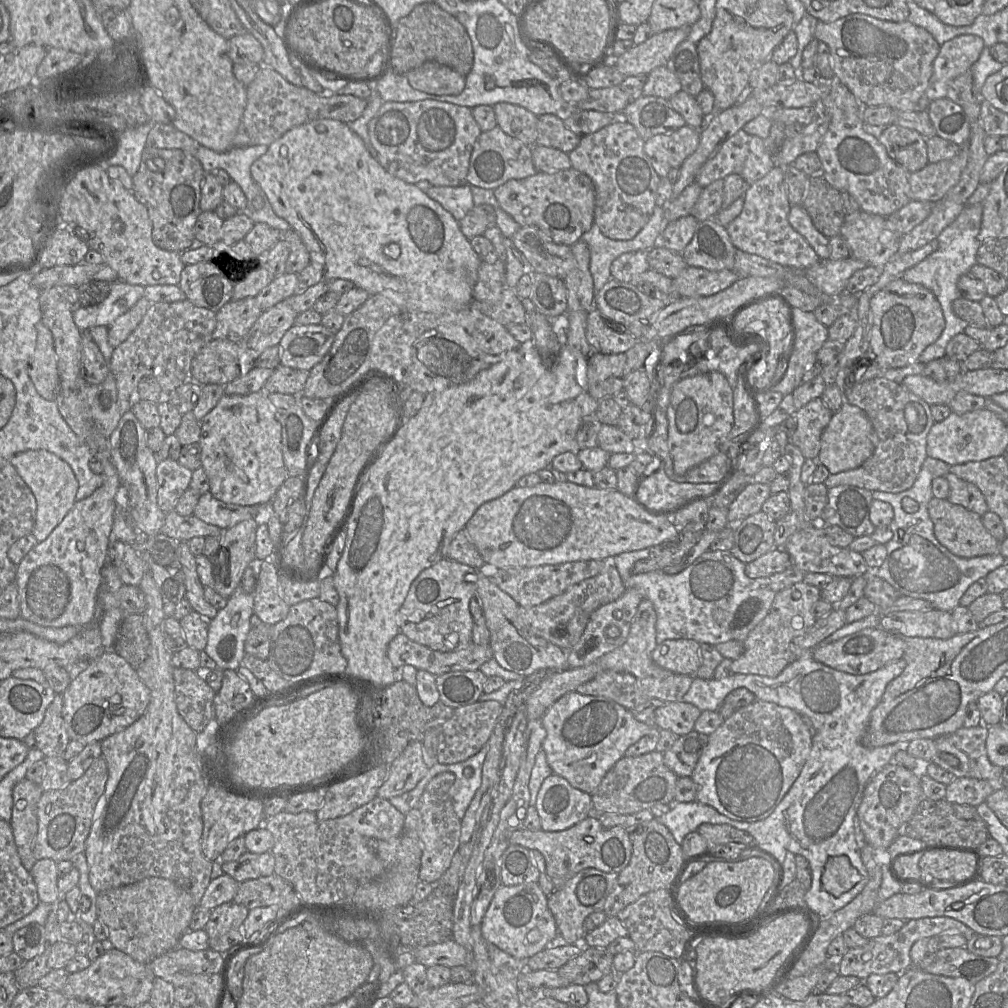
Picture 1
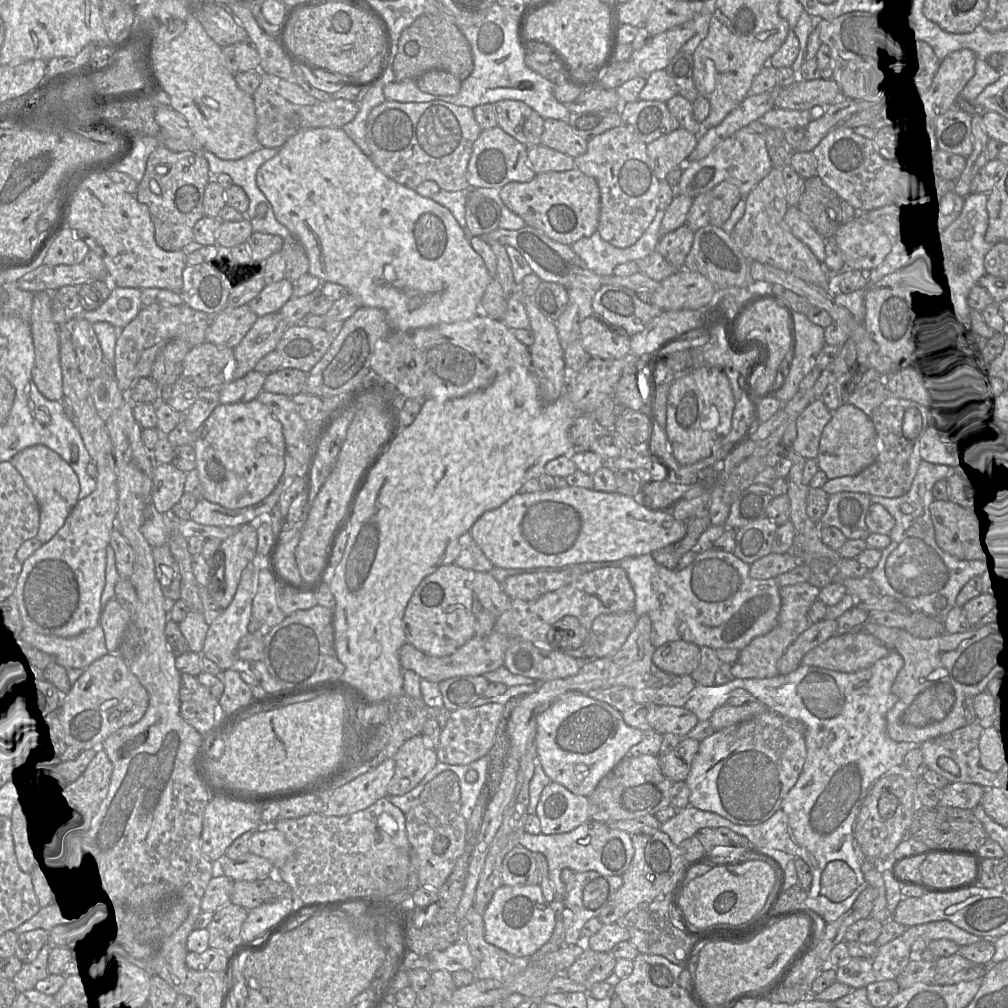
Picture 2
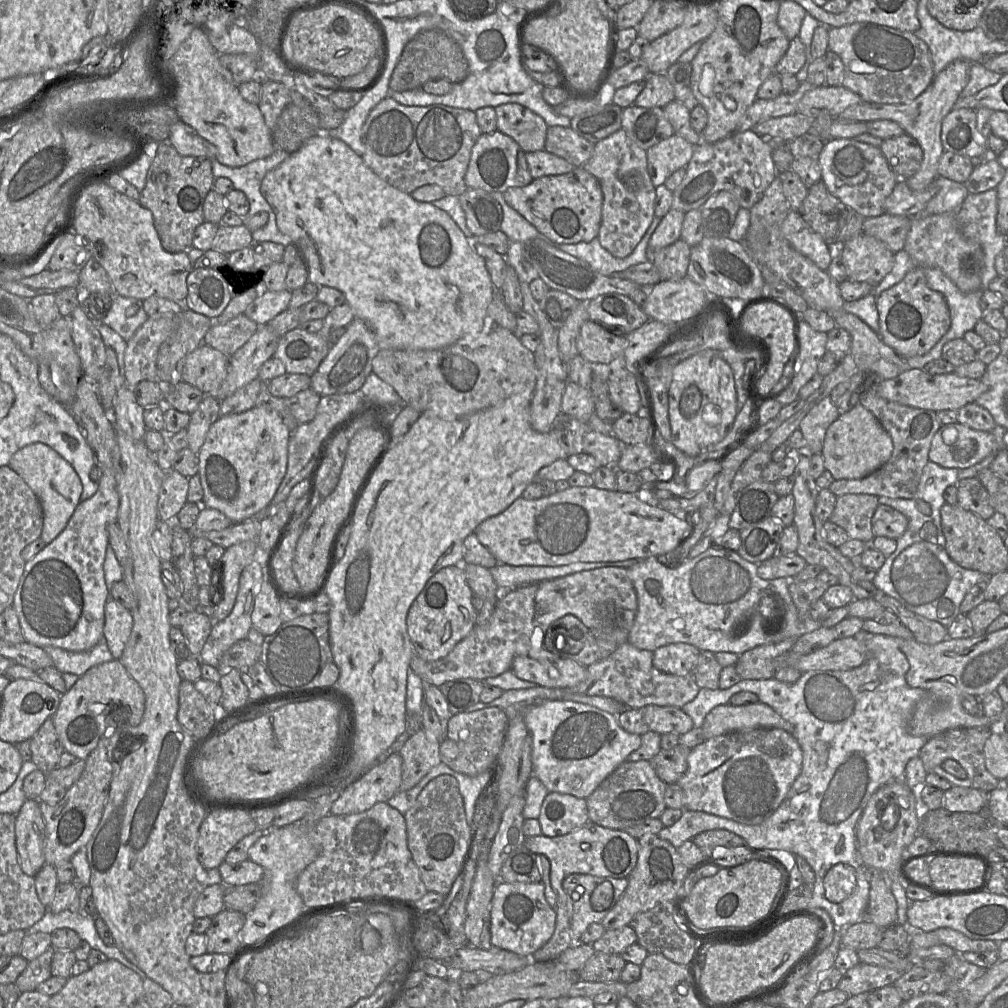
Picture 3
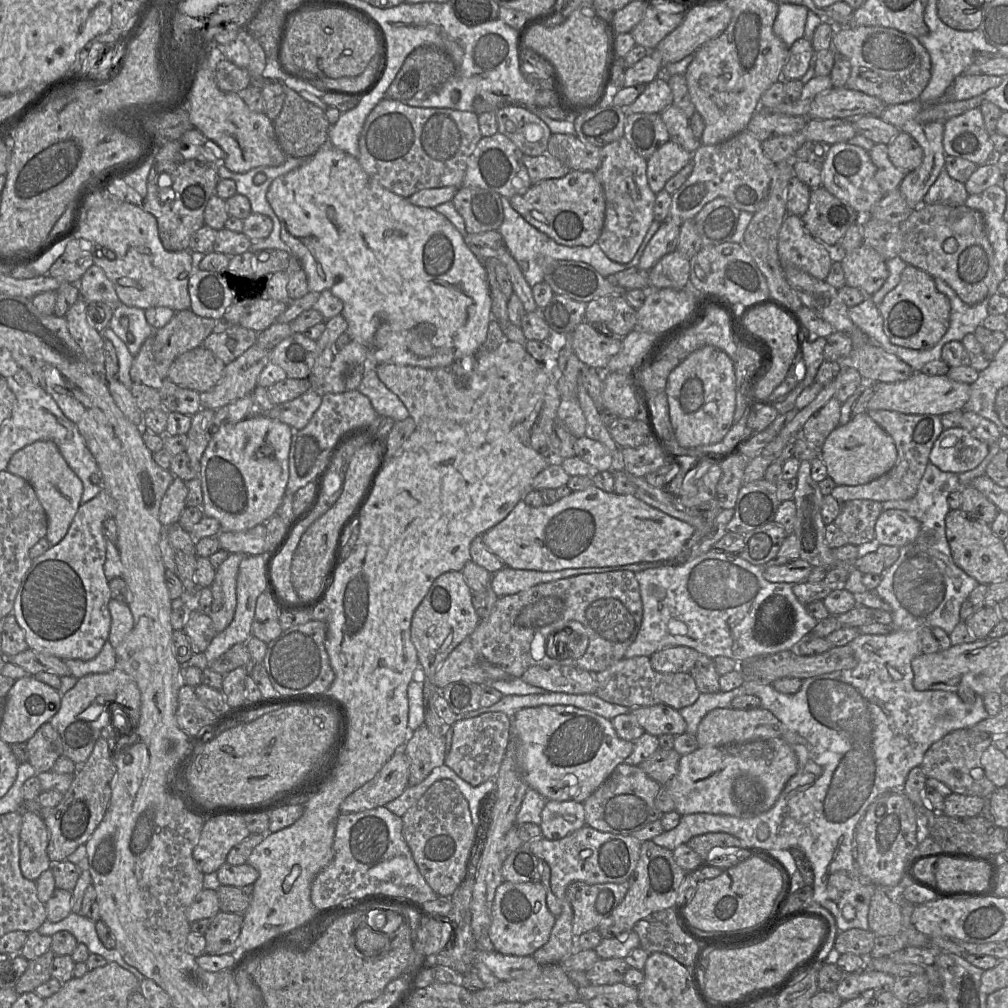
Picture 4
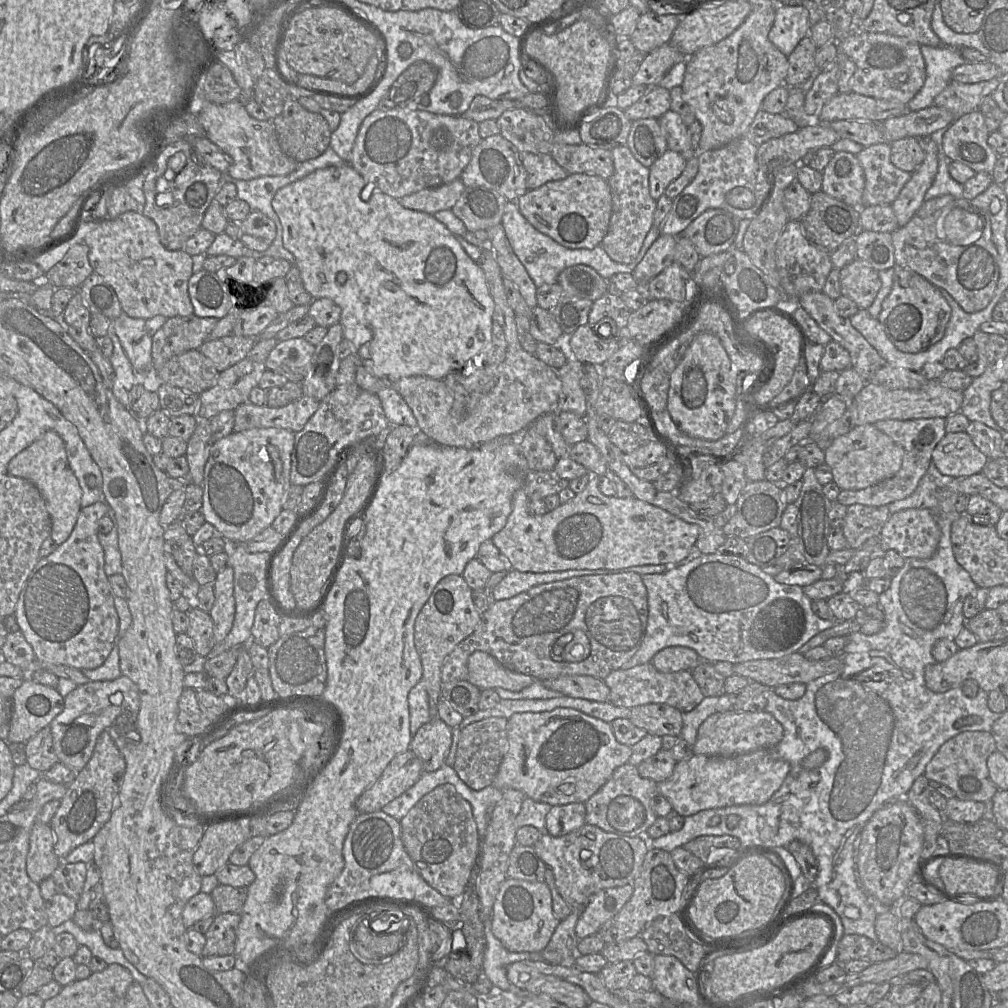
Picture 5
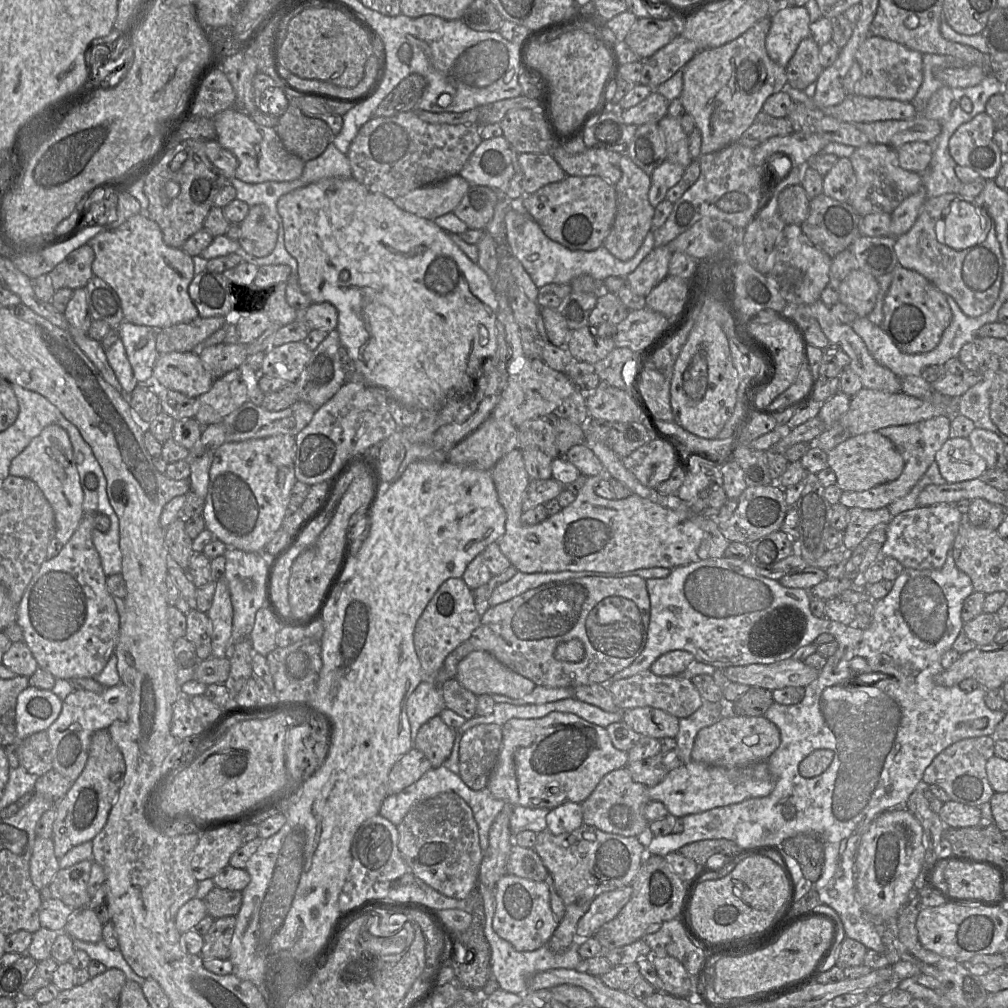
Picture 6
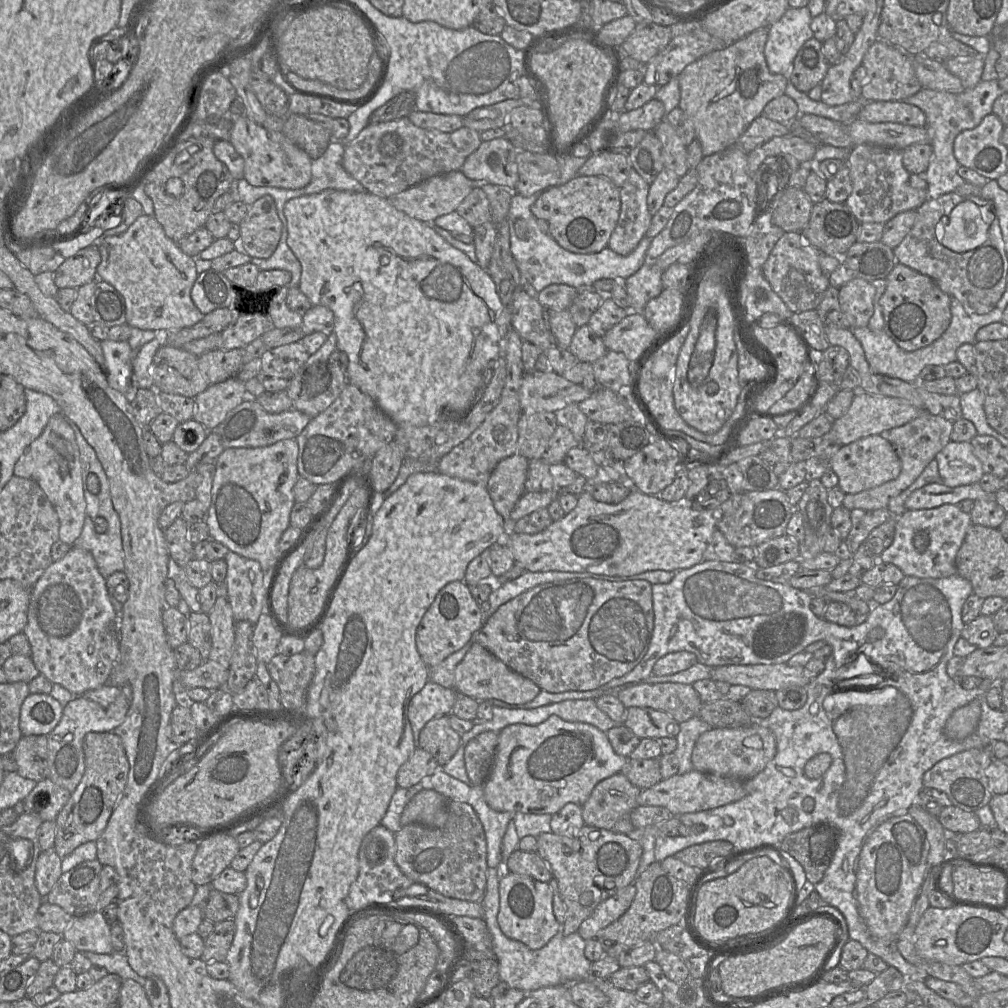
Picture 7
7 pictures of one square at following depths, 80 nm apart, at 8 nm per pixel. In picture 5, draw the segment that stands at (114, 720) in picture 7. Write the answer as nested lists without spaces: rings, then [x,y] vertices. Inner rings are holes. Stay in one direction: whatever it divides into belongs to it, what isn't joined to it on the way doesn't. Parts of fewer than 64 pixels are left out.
[[[121,675],[117,679],[111,681],[90,681],[86,684],[78,685],[73,691],[64,697],[64,708],[62,712],[49,724],[53,738],[53,749],[58,761],[77,774],[90,760],[100,733],[107,727],[113,725],[113,721],[118,716],[120,716],[120,718],[124,718],[129,723],[132,722],[130,726],[134,726],[136,730],[139,708],[140,696],[138,687],[133,681],[124,675]],[[115,693],[120,693],[122,695],[122,702],[119,705],[114,705],[110,702],[110,696]]]

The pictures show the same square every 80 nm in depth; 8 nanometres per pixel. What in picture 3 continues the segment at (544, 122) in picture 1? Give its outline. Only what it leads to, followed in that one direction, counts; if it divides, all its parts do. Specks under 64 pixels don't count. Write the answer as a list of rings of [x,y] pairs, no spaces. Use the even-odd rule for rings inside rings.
[[[548,126],[544,149],[575,167],[582,167],[592,157],[594,145],[571,127]]]

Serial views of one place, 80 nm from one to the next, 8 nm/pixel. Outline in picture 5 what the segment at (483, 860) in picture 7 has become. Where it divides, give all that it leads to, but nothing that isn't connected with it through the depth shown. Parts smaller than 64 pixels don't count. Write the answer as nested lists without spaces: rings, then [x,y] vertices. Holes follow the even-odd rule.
[[[442,784],[423,796],[400,823],[402,843],[417,872],[440,894],[458,900],[480,850],[480,837],[470,803],[452,784]]]

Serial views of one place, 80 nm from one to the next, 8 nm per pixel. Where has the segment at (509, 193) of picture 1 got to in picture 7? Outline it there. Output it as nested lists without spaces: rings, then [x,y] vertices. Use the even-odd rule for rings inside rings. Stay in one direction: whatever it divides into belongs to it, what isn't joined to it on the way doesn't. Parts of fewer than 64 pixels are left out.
[[[576,176],[565,184],[541,192],[531,206],[537,219],[545,220],[550,236],[572,253],[597,253],[607,247],[620,214],[620,188],[602,176]]]

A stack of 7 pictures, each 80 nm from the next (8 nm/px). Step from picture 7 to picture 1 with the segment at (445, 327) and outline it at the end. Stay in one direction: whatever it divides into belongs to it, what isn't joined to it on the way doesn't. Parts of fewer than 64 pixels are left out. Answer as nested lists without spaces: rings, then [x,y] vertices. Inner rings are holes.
[[[318,119],[288,130],[268,146],[265,154],[251,165],[251,175],[269,199],[275,214],[286,220],[303,240],[309,254],[310,263],[321,270],[323,280],[346,279],[355,287],[364,289],[369,295],[392,290],[406,296],[405,311],[445,313],[469,308],[473,301],[473,288],[477,282],[478,270],[482,263],[470,241],[461,232],[459,222],[438,202],[432,200],[416,184],[407,183],[388,173],[367,150],[363,140],[347,123],[334,119]]]

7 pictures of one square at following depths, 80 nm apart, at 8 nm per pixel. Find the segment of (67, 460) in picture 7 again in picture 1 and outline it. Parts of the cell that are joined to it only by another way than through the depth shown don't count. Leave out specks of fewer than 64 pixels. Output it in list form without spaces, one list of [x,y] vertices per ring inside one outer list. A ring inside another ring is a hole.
[[[45,449],[20,452],[9,461],[34,494],[37,510],[32,534],[38,542],[42,542],[77,502],[78,481],[68,463]]]

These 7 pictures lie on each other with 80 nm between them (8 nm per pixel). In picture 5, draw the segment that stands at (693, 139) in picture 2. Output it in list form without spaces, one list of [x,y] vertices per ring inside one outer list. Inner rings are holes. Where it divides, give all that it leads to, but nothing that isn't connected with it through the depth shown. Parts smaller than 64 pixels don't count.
[[[667,149],[649,167],[649,190],[654,200],[658,200],[664,194],[666,187],[681,175],[686,162],[679,153]]]

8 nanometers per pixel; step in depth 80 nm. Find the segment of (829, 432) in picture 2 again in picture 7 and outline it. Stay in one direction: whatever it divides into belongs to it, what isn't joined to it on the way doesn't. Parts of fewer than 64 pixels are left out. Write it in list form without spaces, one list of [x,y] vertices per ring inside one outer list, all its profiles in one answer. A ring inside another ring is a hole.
[[[871,435],[841,446],[829,459],[830,469],[838,476],[838,487],[845,494],[856,494],[896,479],[902,464],[892,445],[880,435]]]

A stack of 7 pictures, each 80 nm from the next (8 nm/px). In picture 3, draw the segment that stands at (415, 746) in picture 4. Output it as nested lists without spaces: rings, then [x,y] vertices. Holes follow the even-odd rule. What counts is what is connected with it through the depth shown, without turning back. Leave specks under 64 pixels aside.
[[[423,729],[405,742],[399,754],[403,759],[399,791],[413,788],[432,768],[441,763],[439,740],[433,735],[427,735]]]

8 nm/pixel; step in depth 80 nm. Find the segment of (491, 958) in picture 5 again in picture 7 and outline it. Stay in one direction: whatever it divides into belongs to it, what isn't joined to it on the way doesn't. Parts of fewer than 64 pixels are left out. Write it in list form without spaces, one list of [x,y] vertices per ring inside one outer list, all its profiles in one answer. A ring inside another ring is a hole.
[[[488,867],[486,871],[486,890],[481,904],[484,909],[483,919],[492,940],[492,950],[499,963],[500,980],[505,981],[510,988],[530,992],[543,987],[571,986],[588,979],[588,972],[592,962],[585,957],[586,941],[578,932],[567,936],[559,932],[538,950],[532,950],[522,942],[504,935],[497,922],[500,905],[499,878],[498,870],[494,867]]]

